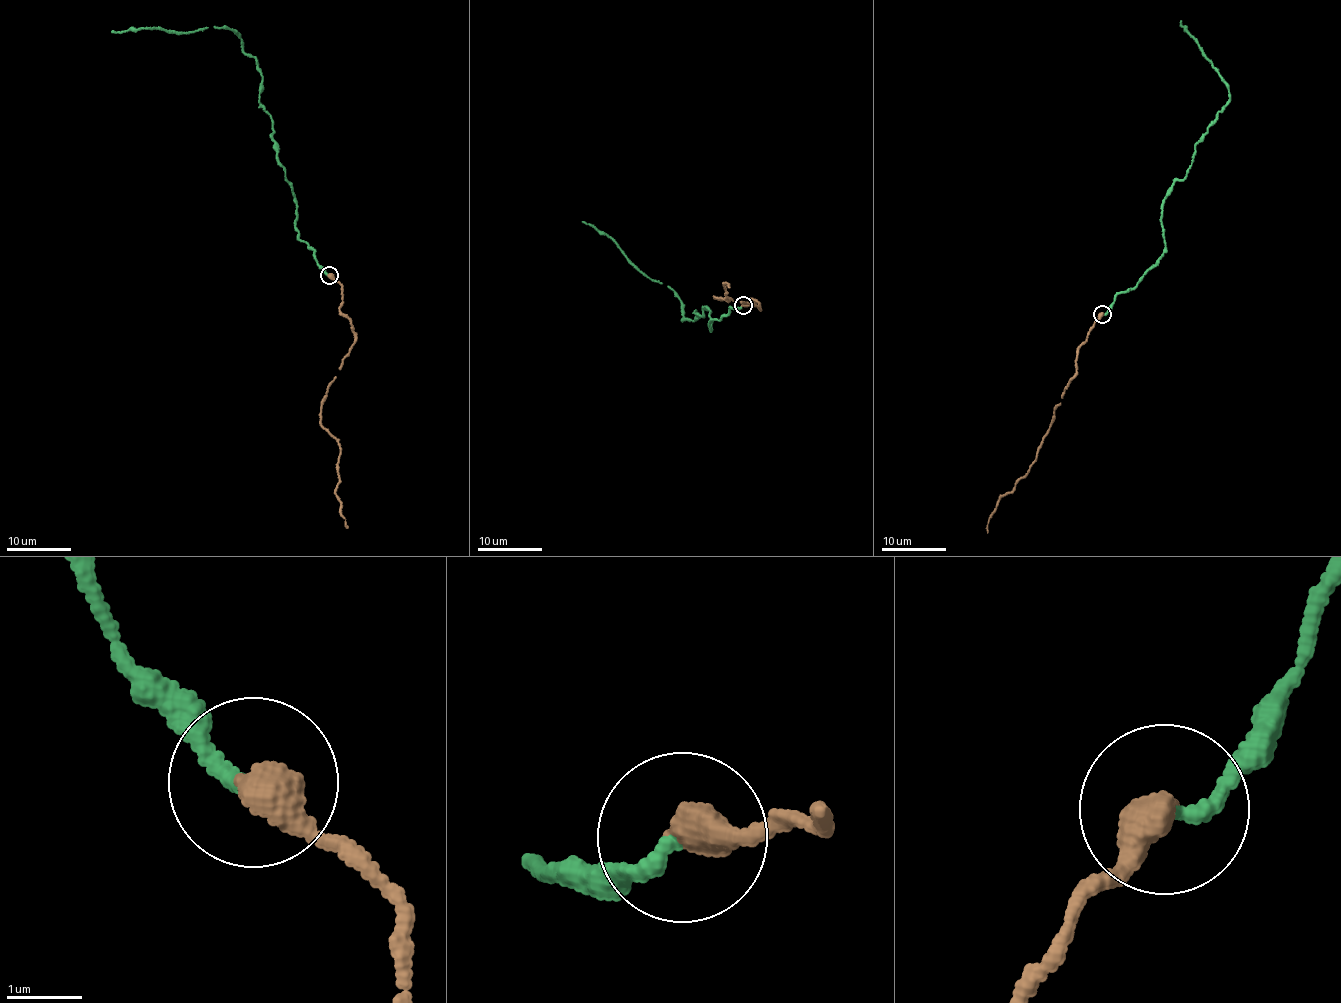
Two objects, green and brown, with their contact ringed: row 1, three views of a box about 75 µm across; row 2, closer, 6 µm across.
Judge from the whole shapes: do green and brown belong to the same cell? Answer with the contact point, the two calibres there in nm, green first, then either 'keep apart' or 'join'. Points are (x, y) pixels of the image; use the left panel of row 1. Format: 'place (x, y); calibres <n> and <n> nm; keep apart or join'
place (329, 275); calibres 190 and 480 nm; join

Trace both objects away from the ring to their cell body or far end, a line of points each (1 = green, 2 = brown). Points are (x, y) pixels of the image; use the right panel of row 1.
1: (1102, 314), (1156, 263), (1165, 247), (1167, 191), (1186, 175), (1195, 143), (1229, 103), (1210, 60), (1180, 21)
2: (1102, 314), (1078, 349), (1074, 376), (1054, 410), (1036, 459), (1015, 488), (1001, 498), (987, 525), (988, 532)

